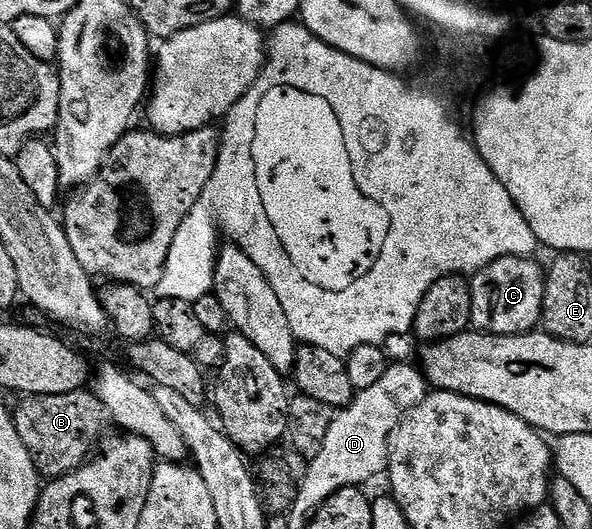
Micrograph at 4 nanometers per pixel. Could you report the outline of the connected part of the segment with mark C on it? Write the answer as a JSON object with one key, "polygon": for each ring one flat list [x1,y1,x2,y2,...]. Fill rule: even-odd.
{"polygon":[[500,257,495,259,495,263,472,274,471,325,474,330,510,337,520,333,532,333,541,325,546,270,542,266,540,269,535,262,533,257]]}

